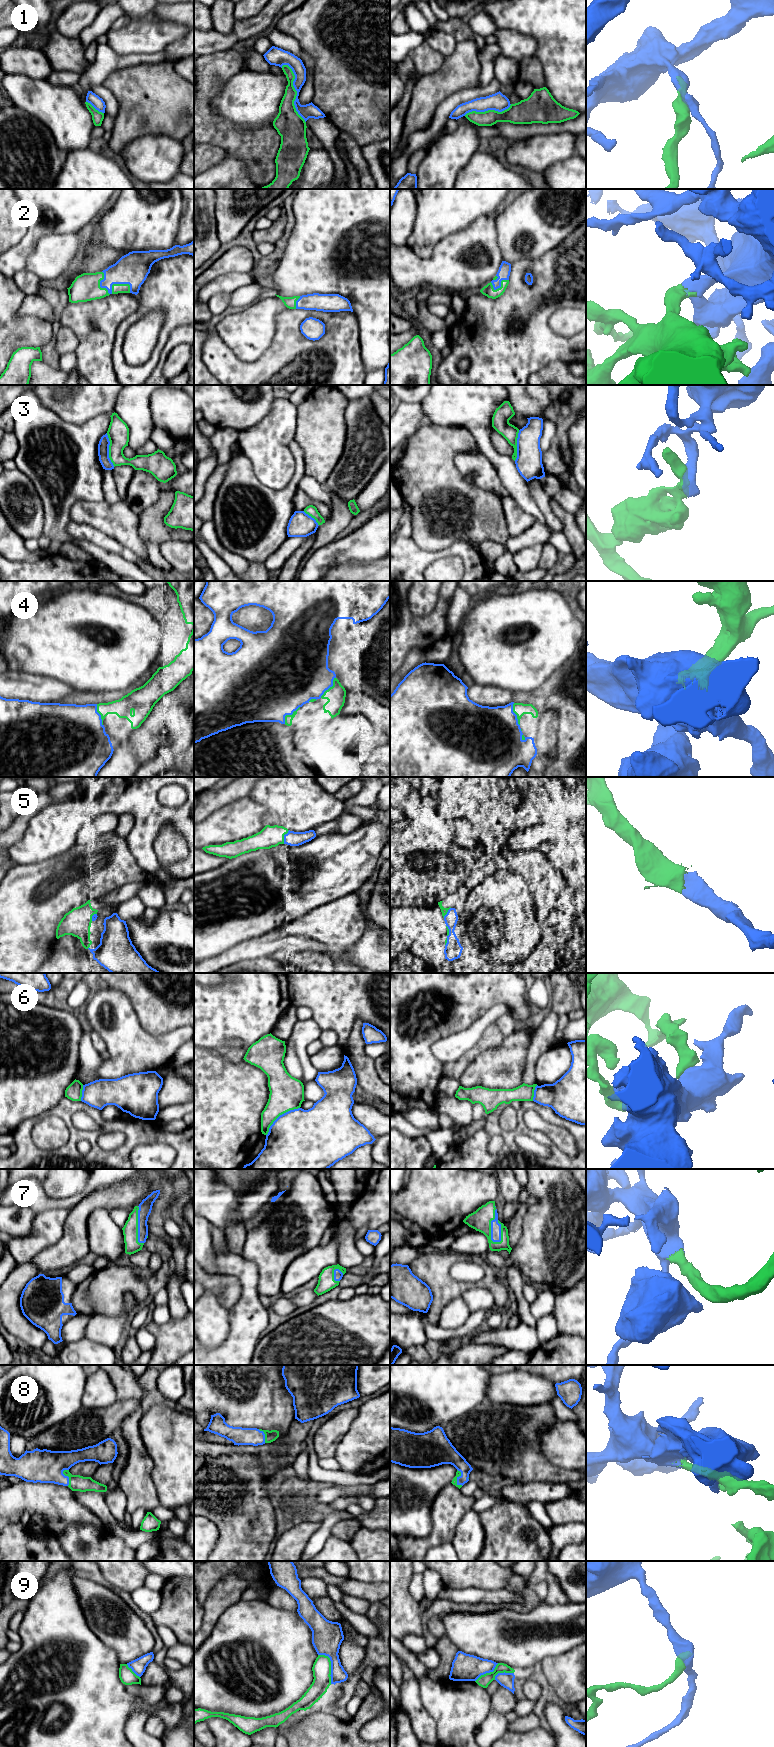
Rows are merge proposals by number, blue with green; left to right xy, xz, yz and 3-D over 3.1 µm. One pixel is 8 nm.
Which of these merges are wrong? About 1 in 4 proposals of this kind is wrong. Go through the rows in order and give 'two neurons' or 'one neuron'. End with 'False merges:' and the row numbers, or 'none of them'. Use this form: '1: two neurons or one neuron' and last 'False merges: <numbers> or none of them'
1: two neurons
2: one neuron
3: two neurons
4: one neuron
5: one neuron
6: two neurons
7: one neuron
8: one neuron
9: two neurons
False merges: 1, 3, 6, 9

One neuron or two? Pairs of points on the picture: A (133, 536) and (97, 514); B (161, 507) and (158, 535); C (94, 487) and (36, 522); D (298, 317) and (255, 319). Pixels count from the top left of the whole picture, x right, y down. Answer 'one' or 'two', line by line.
A: one
B: one
C: two
D: two

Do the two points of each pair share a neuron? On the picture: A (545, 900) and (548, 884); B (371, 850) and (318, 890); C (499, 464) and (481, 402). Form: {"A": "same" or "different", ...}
{"A": "same", "B": "same", "C": "same"}

